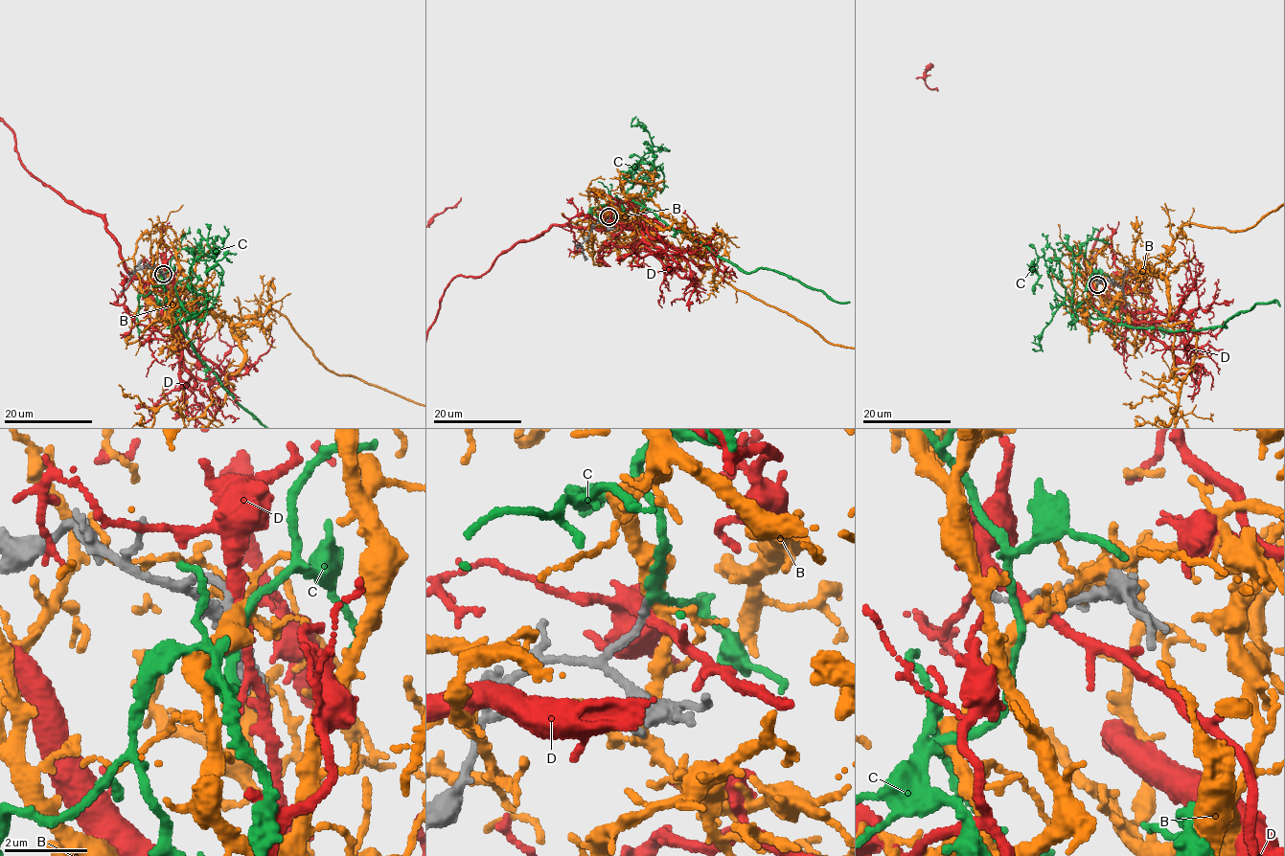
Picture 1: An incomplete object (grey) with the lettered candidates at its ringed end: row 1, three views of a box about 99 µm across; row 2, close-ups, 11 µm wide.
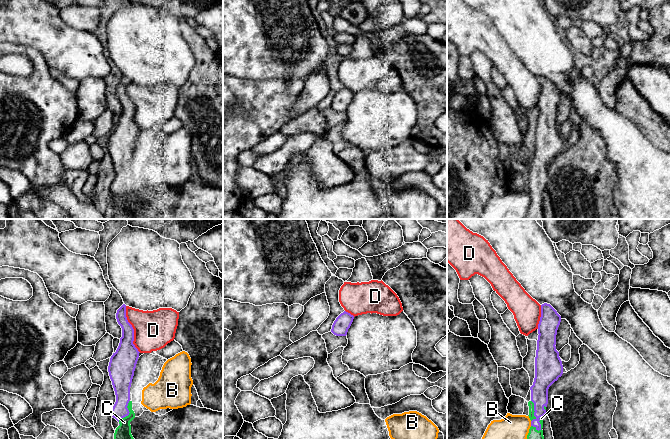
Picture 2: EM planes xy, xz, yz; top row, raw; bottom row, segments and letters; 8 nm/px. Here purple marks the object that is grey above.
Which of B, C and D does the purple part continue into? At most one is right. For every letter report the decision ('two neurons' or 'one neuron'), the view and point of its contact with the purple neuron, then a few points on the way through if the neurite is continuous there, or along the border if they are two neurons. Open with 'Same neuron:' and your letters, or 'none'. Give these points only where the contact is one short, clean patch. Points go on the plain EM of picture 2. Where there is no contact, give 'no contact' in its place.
Same neuron: C
B: two neurons; meets purple in yz at (531, 199); border along yz (530, 197), (531, 201)
C: one neuron; meets purple in yz at (539, 199); runs through yz (539, 168), (539, 199), (535, 216)
D: two neurons; meets purple in xy at (133, 105); border along xy (125, 82), (126, 95), (133, 105), (133, 120), (140, 128)

